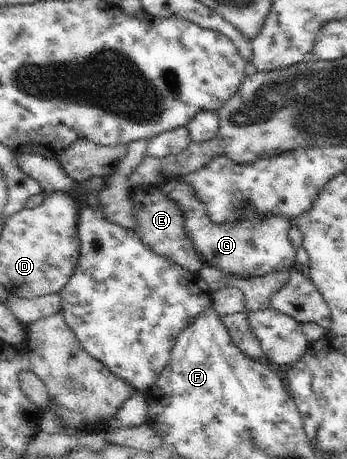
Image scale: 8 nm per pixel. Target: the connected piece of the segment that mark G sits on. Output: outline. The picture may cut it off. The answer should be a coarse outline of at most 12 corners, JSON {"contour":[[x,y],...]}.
{"contour":[[188,184],[159,189],[183,210],[202,265],[243,280],[291,273],[286,216],[209,219]]}

